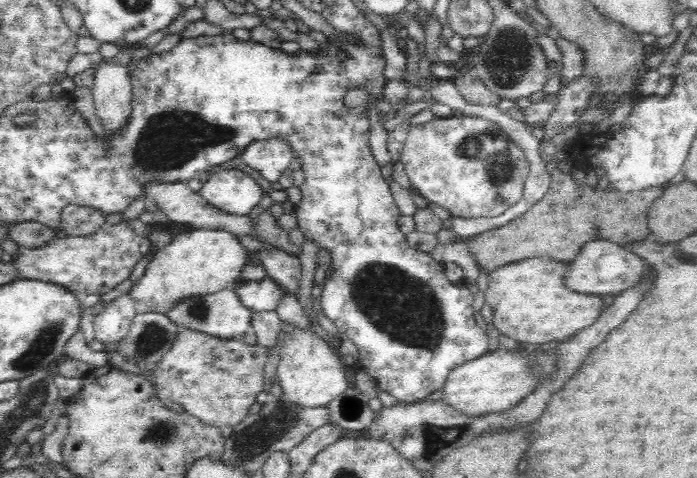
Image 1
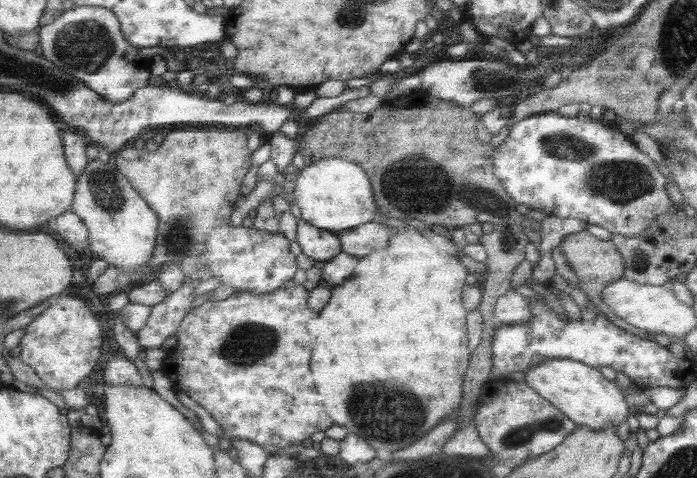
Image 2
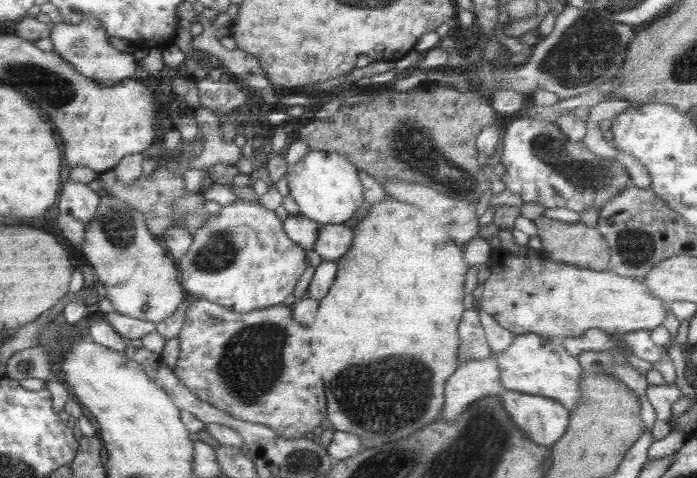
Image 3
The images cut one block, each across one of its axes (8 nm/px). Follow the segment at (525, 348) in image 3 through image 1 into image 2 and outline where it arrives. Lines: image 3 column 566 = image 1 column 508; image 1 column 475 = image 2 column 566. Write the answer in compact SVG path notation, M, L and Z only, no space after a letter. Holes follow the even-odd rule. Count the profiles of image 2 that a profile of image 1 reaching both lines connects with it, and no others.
M543 360L529 370L523 372L523 382L529 385L537 395L563 414L577 427L585 426L591 430L599 430L605 424L617 426L628 417L629 406L625 403L624 394L619 391L614 381L608 381L596 368L575 360Z

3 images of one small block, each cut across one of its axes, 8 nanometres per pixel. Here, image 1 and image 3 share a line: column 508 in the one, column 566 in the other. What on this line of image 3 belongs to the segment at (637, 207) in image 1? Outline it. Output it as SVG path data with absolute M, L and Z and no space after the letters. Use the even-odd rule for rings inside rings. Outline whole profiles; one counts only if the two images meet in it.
M543 215L537 216L532 221L536 228L535 235L541 243L541 251L551 260L579 268L593 269L593 272L607 271L610 250L606 240L595 227L587 227L580 221L564 223Z

